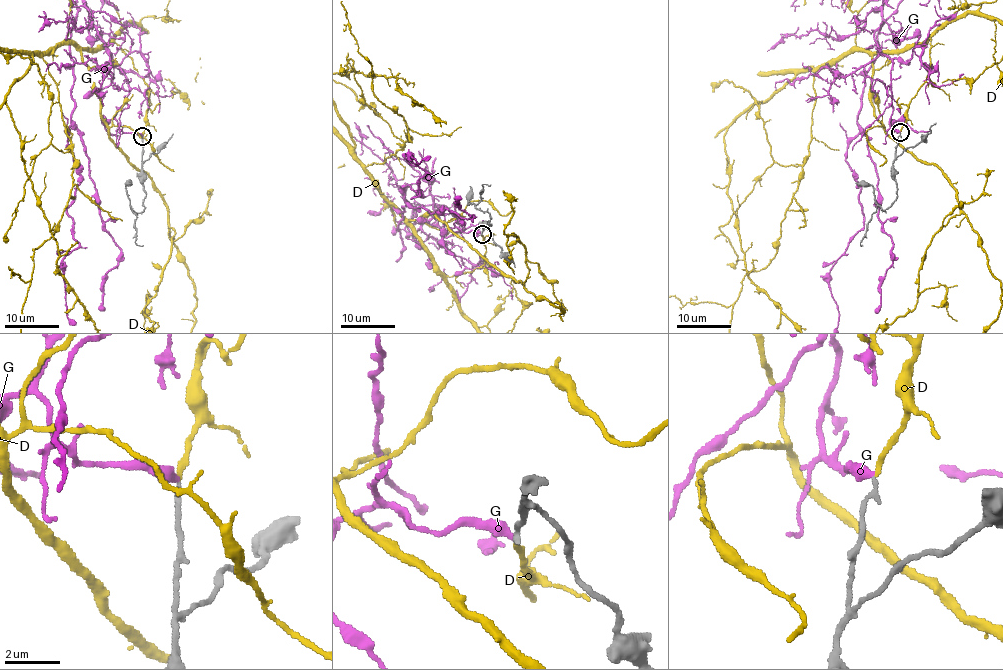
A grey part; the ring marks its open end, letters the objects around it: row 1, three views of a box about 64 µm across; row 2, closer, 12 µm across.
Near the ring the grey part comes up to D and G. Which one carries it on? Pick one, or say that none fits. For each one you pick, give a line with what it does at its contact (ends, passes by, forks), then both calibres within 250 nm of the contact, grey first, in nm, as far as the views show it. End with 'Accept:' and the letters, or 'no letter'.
D: it ends there; 190 nm thick on the grey side, 180 nm on the other
Accept: D

